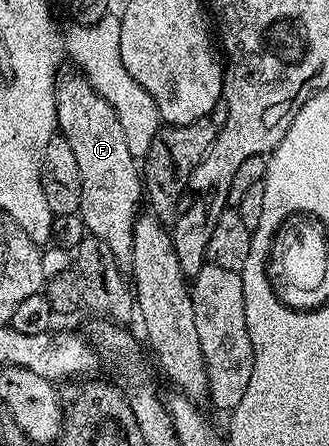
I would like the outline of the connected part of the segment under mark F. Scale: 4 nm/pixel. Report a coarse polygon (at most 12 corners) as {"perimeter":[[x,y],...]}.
{"perimeter":[[72,71],[56,127],[82,175],[79,215],[131,262],[142,173],[114,107]]}

